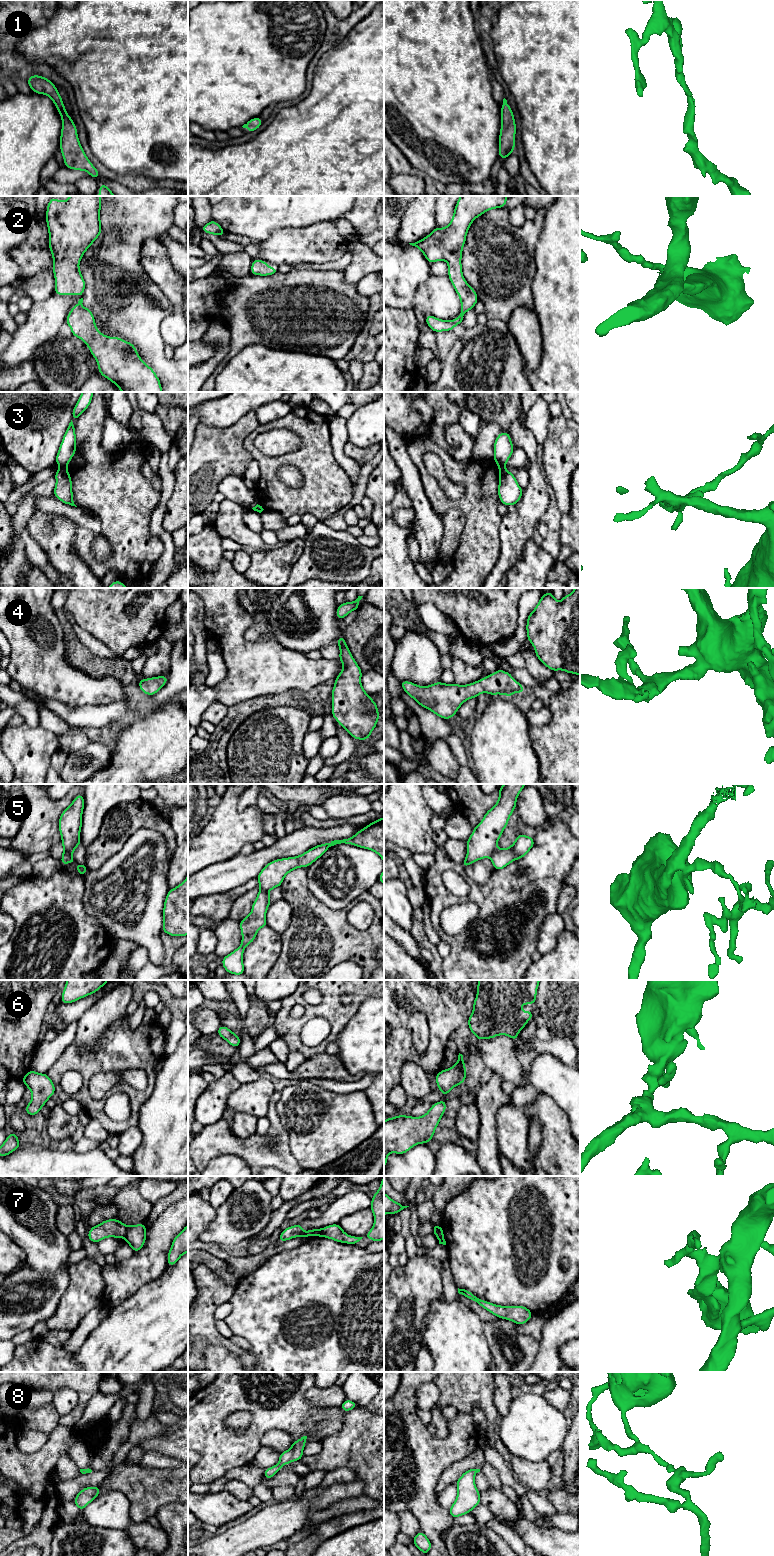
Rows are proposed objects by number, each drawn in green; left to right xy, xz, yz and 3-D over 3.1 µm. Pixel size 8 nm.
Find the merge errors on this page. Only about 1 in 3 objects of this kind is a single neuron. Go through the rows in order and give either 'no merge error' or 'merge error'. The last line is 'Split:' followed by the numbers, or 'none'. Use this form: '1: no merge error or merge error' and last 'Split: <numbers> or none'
1: no merge error
2: no merge error
3: merge error
4: no merge error
5: merge error
6: no merge error
7: merge error
8: no merge error
Split: 3, 5, 7

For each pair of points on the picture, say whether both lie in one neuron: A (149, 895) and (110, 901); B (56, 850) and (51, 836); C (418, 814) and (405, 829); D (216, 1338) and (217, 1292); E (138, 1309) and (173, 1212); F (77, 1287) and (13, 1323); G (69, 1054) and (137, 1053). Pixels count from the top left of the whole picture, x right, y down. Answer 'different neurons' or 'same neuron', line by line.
A: same neuron
B: different neurons
C: same neuron
D: same neuron
E: different neurons
F: different neurons
G: same neuron

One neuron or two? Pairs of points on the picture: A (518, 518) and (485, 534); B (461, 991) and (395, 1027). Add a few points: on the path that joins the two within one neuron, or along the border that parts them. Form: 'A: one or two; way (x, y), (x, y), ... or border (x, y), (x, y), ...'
A: two; border (502, 517), (499, 531), (500, 550)
B: one; way (443, 991), (439, 994), (421, 994), (406, 1009)

